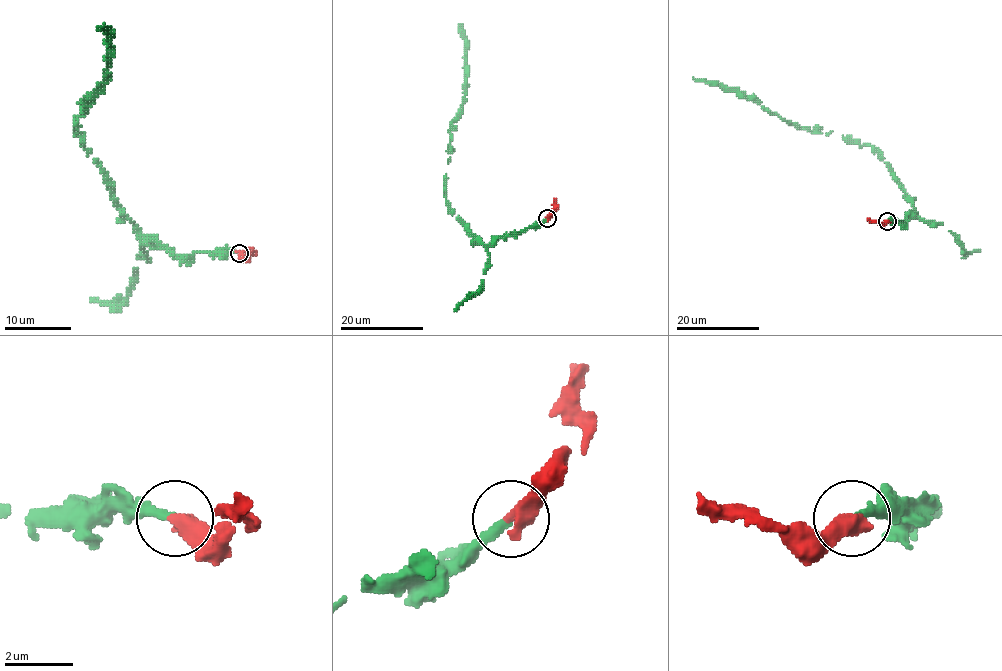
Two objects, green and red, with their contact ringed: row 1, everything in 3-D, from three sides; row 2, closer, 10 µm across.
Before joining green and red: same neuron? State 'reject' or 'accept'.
accept

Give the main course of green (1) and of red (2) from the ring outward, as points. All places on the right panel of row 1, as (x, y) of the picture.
1: (888, 221), (903, 223), (914, 212), (881, 154), (832, 131), (798, 128), (757, 100), (692, 77)
2: (887, 221), (880, 223), (868, 218)

